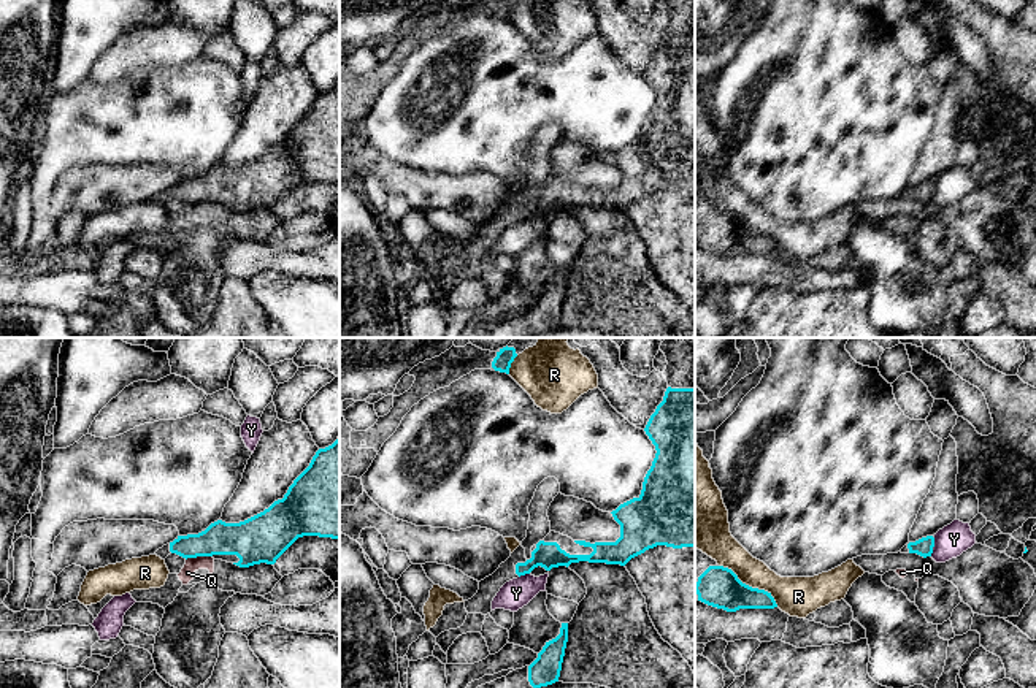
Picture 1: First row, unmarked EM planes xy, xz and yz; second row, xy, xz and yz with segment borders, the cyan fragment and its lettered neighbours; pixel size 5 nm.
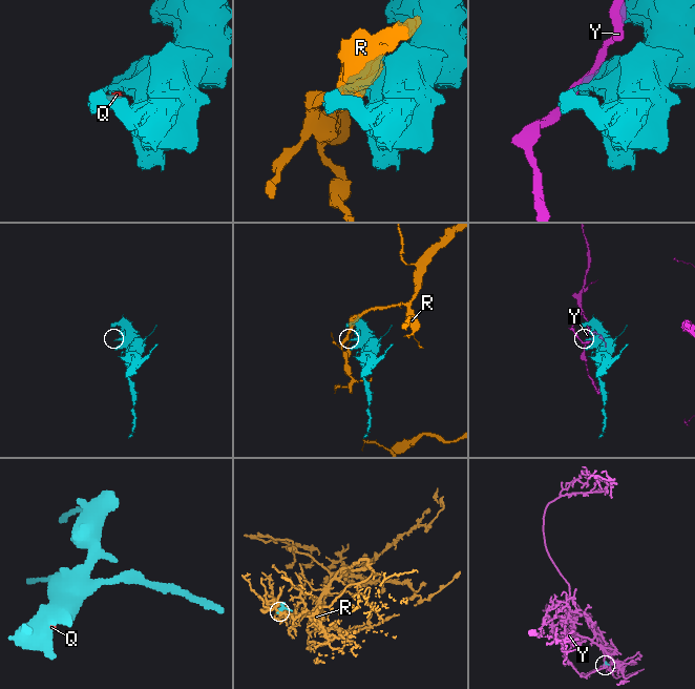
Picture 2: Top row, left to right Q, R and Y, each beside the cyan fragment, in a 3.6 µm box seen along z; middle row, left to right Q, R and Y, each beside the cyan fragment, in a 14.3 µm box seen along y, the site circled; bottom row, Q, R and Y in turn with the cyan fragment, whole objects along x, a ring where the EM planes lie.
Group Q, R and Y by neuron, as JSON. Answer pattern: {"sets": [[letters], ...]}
{"sets": [["Q"], ["R"], ["Y"]]}

